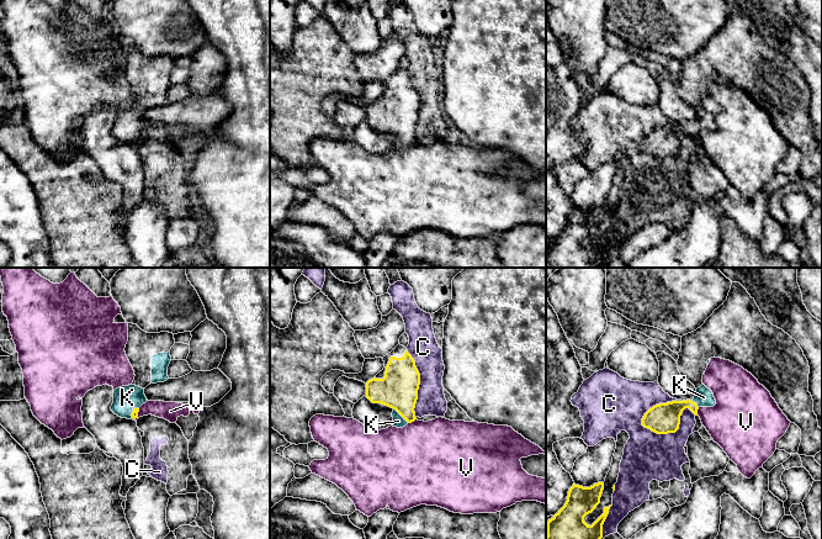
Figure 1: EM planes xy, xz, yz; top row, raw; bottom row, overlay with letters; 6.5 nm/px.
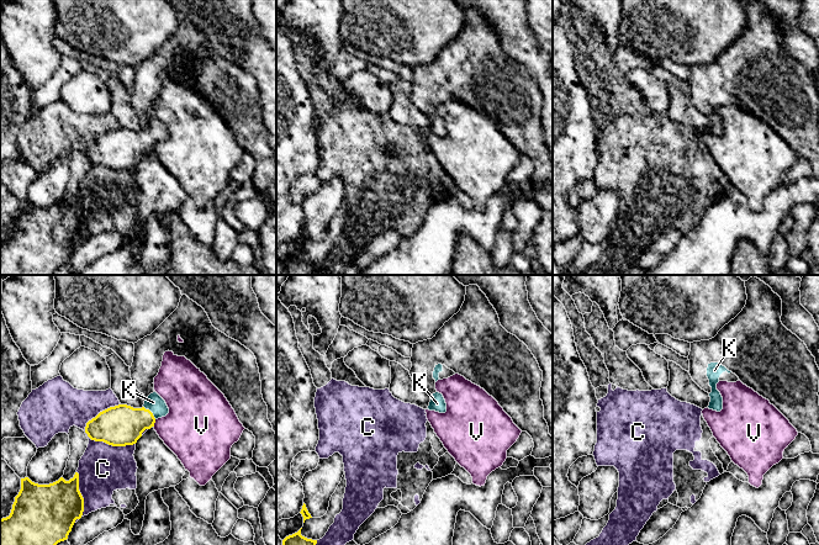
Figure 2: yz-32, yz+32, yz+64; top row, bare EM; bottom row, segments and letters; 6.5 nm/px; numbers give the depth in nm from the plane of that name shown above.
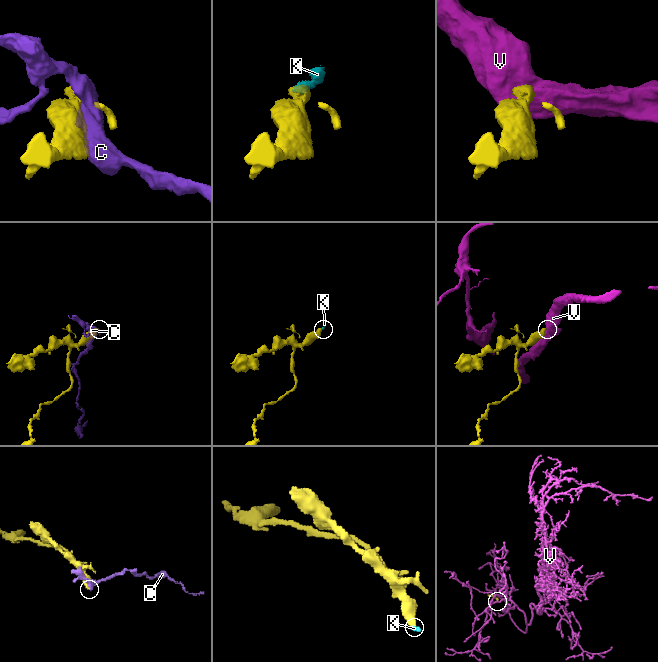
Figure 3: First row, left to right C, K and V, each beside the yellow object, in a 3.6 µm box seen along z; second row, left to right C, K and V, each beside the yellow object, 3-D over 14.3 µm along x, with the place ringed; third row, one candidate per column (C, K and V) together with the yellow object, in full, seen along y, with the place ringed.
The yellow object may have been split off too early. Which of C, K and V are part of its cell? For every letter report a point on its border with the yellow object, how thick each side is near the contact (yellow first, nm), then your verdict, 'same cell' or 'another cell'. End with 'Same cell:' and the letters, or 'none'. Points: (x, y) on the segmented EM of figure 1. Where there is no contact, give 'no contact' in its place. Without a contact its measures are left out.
C: contact yz (674, 432); calibres 200 and 320 nm; another cell
K: contact xz (401, 415); calibres 260 and 80 nm; same cell
V: contact xz (412, 421); calibres 260 and 480 nm; another cell
Same cell: K

